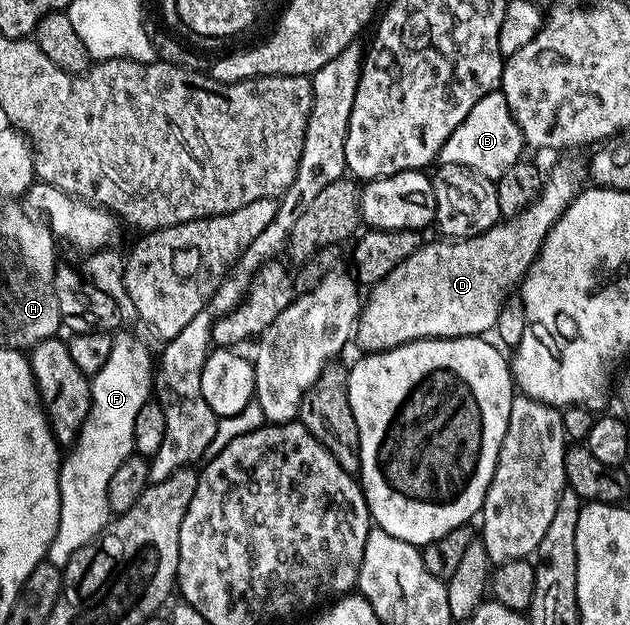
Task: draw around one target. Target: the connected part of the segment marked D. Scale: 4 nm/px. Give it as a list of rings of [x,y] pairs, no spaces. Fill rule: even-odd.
[[[560,158],[553,164],[549,174],[547,171],[540,195],[516,217],[492,226],[485,234],[473,238],[439,240],[429,246],[428,243],[421,245],[414,256],[406,256],[406,260],[402,260],[394,272],[375,283],[369,289],[372,290],[369,294],[367,291],[366,301],[356,320],[355,345],[360,345],[364,352],[379,352],[393,350],[407,342],[417,342],[420,338],[475,338],[487,335],[496,325],[502,304],[515,291],[512,289],[525,281],[529,268],[544,249],[546,236],[585,185],[584,178],[586,182],[585,163],[583,166],[576,158]]]

